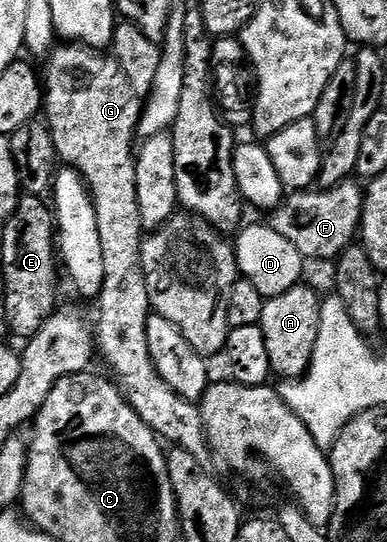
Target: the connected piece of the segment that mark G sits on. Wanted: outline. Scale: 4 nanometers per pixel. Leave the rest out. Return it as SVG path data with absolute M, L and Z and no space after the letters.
M61 43L49 54L44 65L44 120L55 139L58 158L68 168L76 169L77 173L85 178L85 185L95 203L95 220L99 223L99 240L103 247L103 291L95 301L97 317L101 320L95 325L95 339L99 344L100 354L102 351L105 355L110 369L108 372L124 395L125 402L139 415L139 419L143 419L143 423L147 423L147 427L151 427L151 431L156 433L162 442L170 441L170 446L198 455L204 454L207 438L200 408L194 402L175 395L175 391L171 391L171 387L167 387L167 383L159 379L159 371L155 371L155 363L151 363L151 355L147 351L147 319L151 306L145 272L141 266L143 230L139 219L139 194L135 188L135 142L139 137L137 125L141 121L143 98L135 95L119 63L105 51L90 49L89 46L80 43Z

